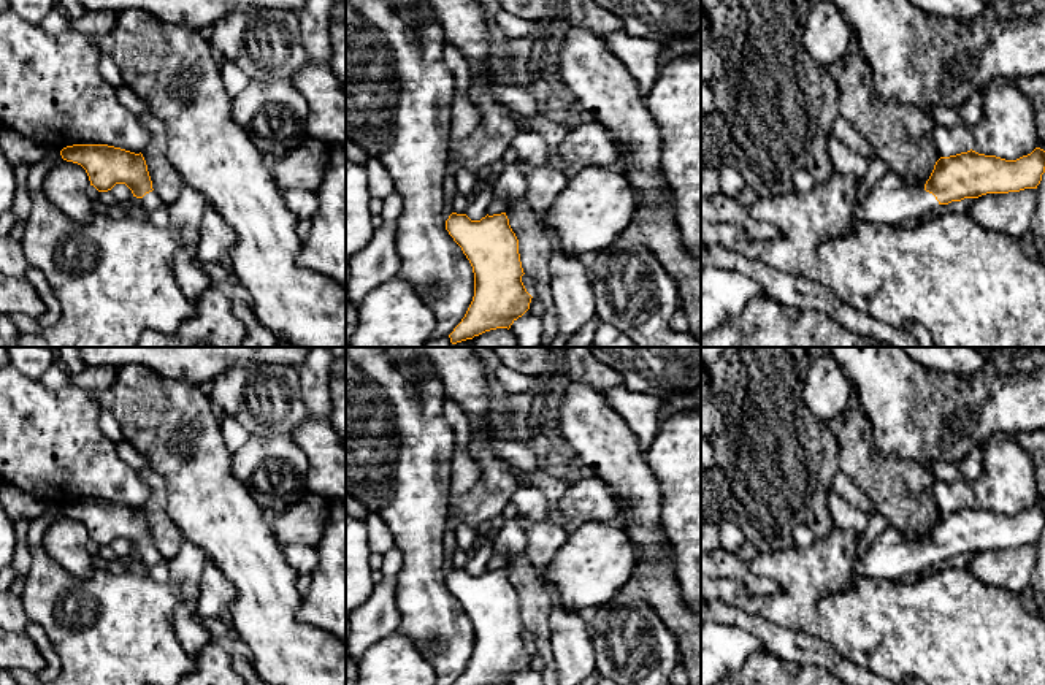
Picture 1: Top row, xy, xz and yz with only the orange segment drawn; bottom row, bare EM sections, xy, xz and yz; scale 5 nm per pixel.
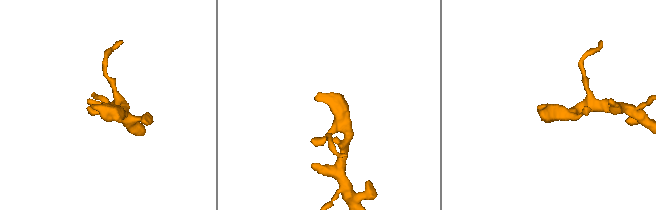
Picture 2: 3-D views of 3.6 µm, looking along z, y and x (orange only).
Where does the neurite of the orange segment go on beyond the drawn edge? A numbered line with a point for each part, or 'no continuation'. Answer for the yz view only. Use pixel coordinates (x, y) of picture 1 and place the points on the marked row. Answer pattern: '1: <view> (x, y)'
1: yz (891, 200)

